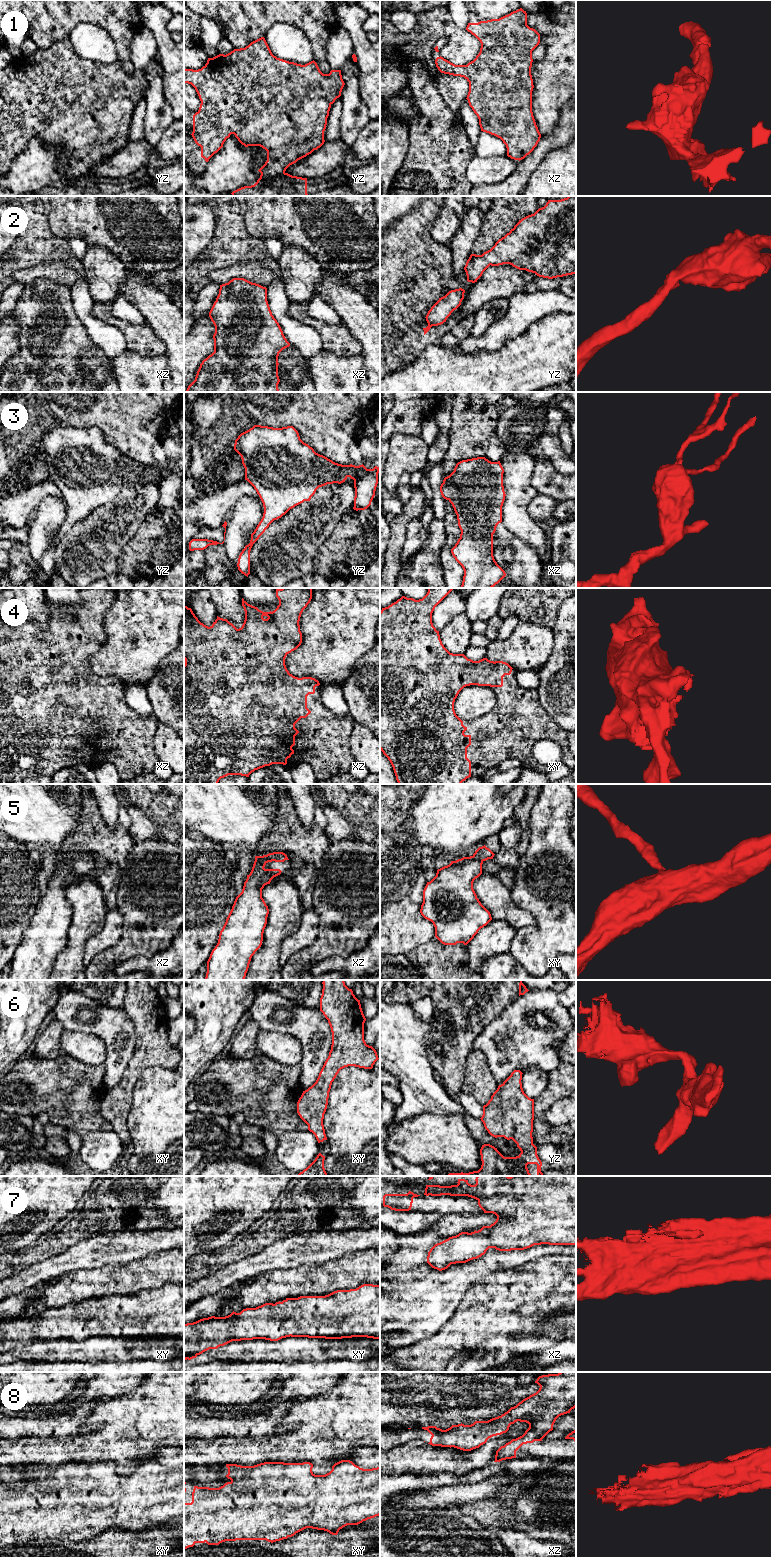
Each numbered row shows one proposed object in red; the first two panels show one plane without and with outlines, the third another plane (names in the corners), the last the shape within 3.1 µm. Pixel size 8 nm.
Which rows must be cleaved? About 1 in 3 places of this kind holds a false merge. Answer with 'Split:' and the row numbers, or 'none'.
Split: none

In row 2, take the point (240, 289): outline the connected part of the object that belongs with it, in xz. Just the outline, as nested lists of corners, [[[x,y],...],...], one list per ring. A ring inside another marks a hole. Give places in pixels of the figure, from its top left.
[[[233,278],[228,283],[220,285],[209,317],[215,326],[214,352],[202,361],[195,380],[185,392],[280,392],[278,356],[283,349],[290,346],[290,343],[272,315],[267,301],[267,288],[244,278]]]

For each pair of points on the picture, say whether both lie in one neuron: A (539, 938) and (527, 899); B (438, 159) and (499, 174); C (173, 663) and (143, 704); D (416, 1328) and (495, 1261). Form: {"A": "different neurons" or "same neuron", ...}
{"A": "same neuron", "B": "different neurons", "C": "different neurons", "D": "same neuron"}

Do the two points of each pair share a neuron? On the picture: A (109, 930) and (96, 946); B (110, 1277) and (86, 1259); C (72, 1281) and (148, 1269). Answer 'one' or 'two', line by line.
A: one
B: two
C: one

